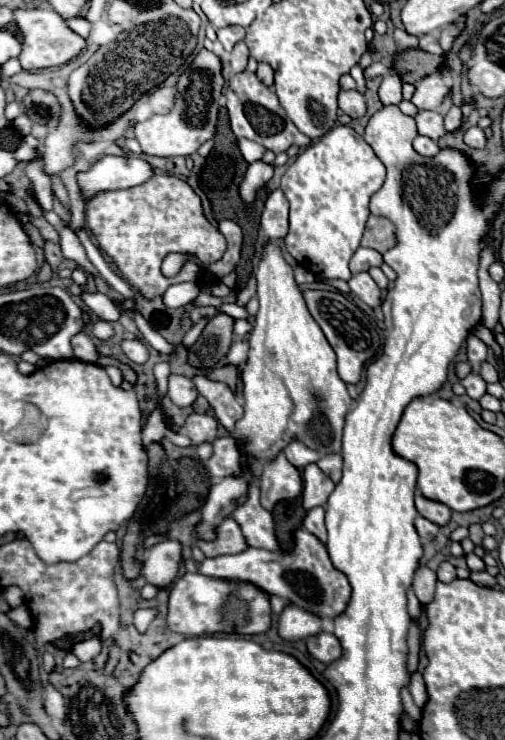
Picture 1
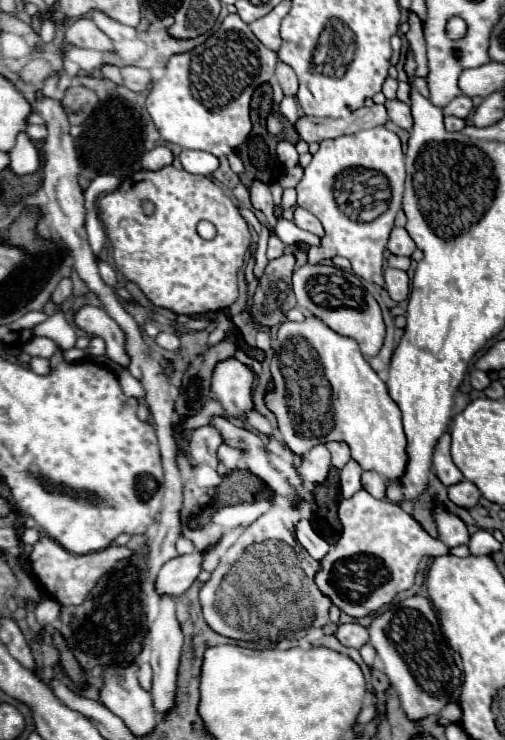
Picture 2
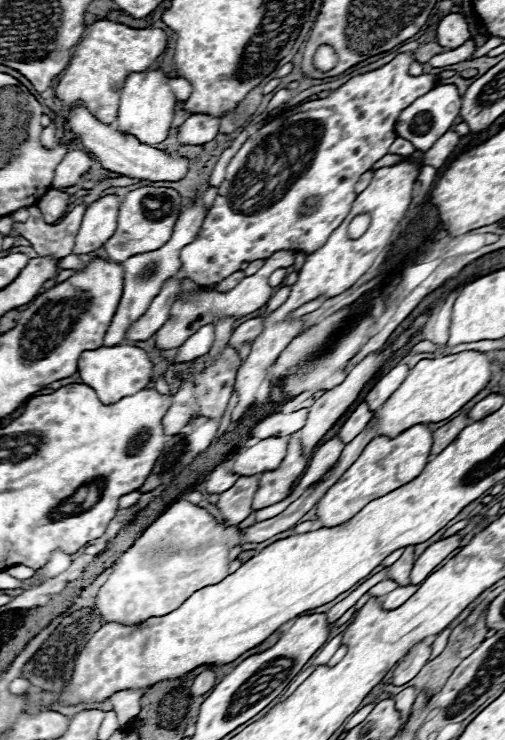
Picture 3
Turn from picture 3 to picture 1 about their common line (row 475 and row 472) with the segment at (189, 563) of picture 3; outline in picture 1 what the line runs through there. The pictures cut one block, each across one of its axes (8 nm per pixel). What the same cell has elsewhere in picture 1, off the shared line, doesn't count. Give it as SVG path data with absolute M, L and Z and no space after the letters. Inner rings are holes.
M340 454L322 456L316 464L318 464L334 482L340 482L340 478L342 478L342 466L344 466L344 460L342 460Z

